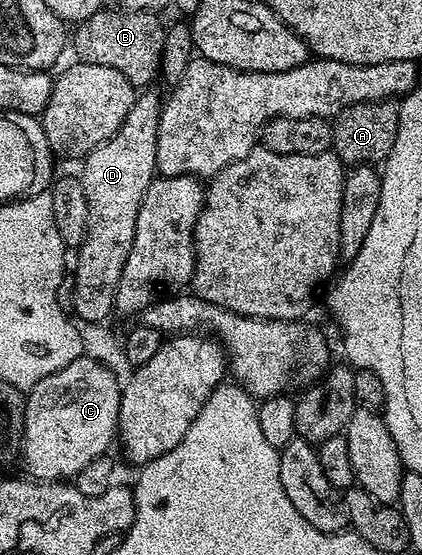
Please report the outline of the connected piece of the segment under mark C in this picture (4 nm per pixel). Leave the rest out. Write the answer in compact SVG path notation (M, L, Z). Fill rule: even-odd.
M87 358L74 360L64 370L48 374L36 386L29 389L26 396L26 418L22 429L20 461L26 467L25 475L35 480L47 482L69 481L88 462L107 455L106 447L116 440L118 407L122 401L122 386L100 361Z

